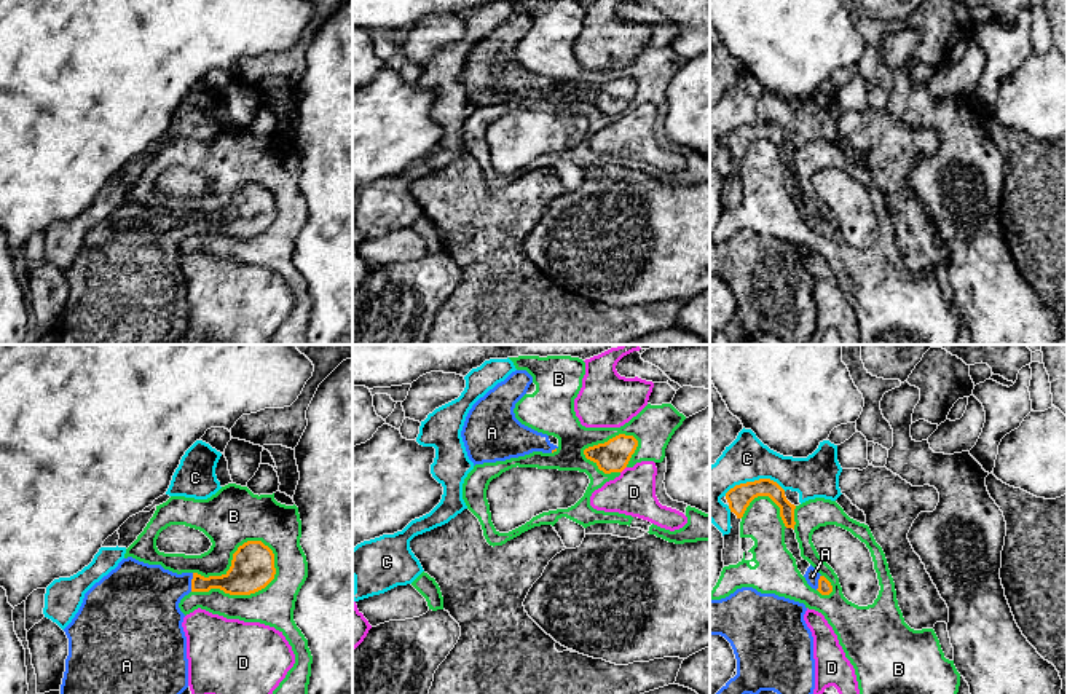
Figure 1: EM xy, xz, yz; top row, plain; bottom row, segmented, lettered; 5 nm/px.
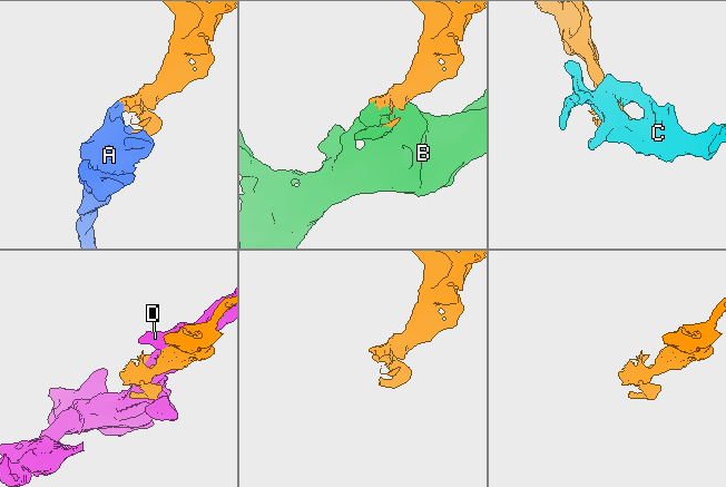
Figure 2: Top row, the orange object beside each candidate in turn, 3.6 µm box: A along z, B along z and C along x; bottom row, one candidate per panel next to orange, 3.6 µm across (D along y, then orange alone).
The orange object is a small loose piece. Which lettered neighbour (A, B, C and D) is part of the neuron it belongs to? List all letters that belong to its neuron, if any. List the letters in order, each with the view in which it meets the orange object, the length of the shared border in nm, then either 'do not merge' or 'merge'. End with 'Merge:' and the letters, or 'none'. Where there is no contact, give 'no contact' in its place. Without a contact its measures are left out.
A: xy | 100 nm | merge
B: xy | 460 nm | do not merge
C: yz | 320 nm | do not merge
D: xz | 50 nm | do not merge
Merge: A

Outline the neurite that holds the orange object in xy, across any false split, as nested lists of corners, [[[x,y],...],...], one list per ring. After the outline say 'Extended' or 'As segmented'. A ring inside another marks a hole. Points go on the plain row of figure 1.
[[[247,183],[239,188],[230,212],[222,219],[177,217],[161,207],[148,207],[132,199],[123,201],[85,236],[78,255],[64,271],[69,281],[69,298],[59,345],[175,345],[188,330],[187,279],[182,270],[185,257],[179,250],[180,243],[190,235],[211,231],[220,231],[230,238],[250,238],[265,231],[274,217],[274,196],[262,183]]]. Extended

